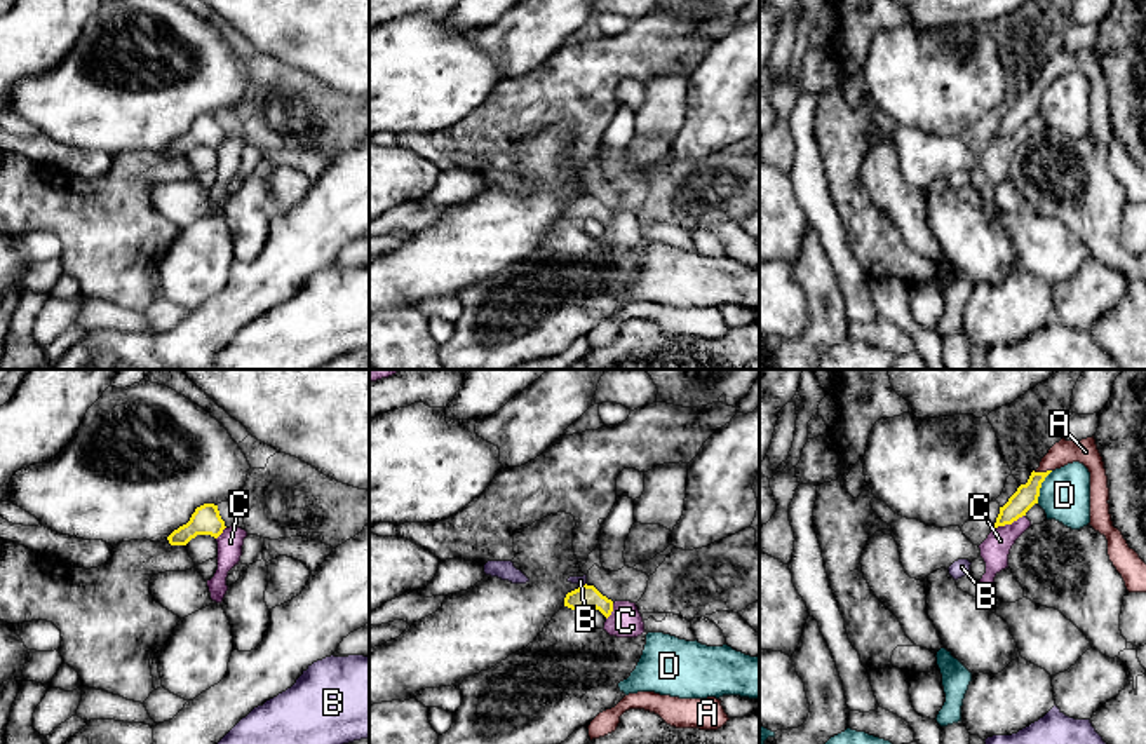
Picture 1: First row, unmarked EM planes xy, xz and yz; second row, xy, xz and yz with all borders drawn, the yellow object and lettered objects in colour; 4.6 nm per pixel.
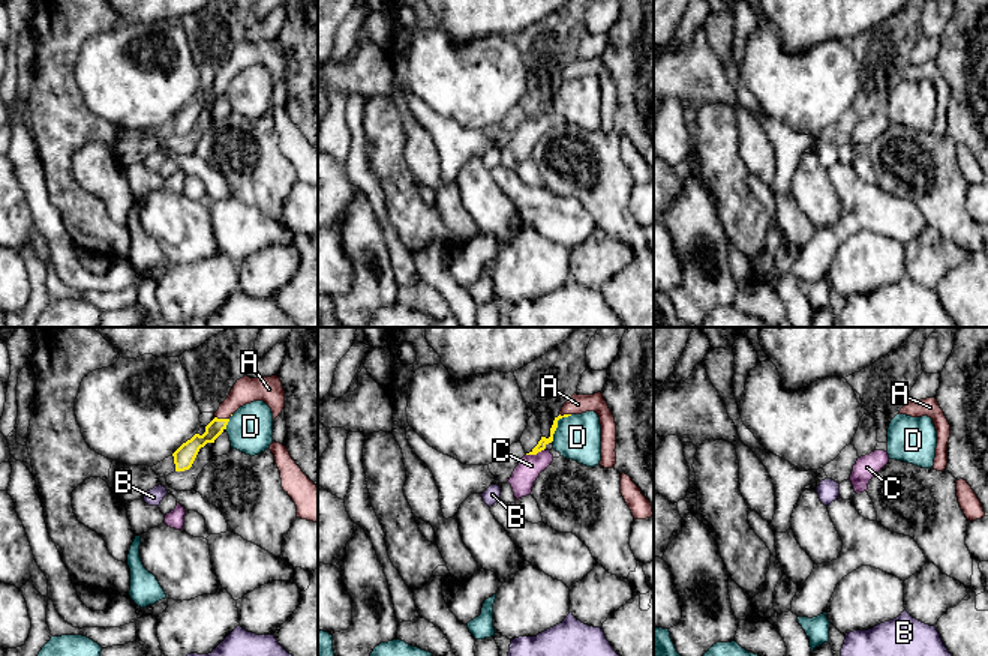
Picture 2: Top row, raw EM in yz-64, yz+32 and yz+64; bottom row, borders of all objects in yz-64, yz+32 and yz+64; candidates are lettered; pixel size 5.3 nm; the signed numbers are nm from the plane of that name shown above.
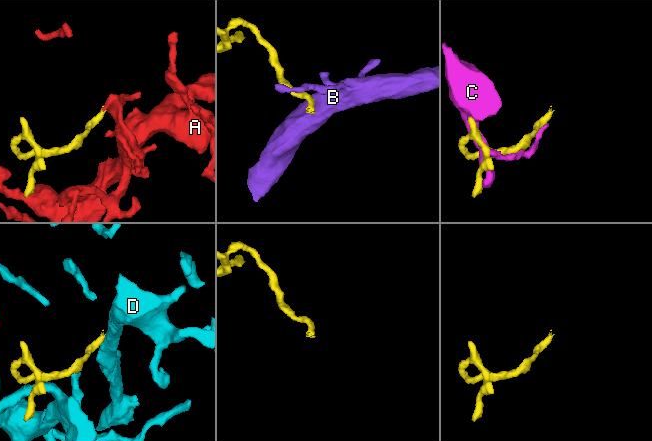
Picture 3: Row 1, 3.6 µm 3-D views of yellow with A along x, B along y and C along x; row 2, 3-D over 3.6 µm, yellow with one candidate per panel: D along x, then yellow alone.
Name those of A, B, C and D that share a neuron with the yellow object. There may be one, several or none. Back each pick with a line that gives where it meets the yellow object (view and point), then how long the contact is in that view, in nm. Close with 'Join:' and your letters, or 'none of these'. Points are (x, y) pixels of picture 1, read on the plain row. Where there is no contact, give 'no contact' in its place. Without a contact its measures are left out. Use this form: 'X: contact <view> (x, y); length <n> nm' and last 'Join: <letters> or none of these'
A: contact yz (1042, 82); length 90 nm
Join: A

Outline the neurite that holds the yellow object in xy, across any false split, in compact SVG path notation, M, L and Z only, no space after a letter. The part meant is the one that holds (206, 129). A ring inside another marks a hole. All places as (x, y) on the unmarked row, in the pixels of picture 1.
M204 113L197 117L190 131L174 139L167 150L171 155L186 155L197 145L211 145L218 148L225 138L218 115Z

